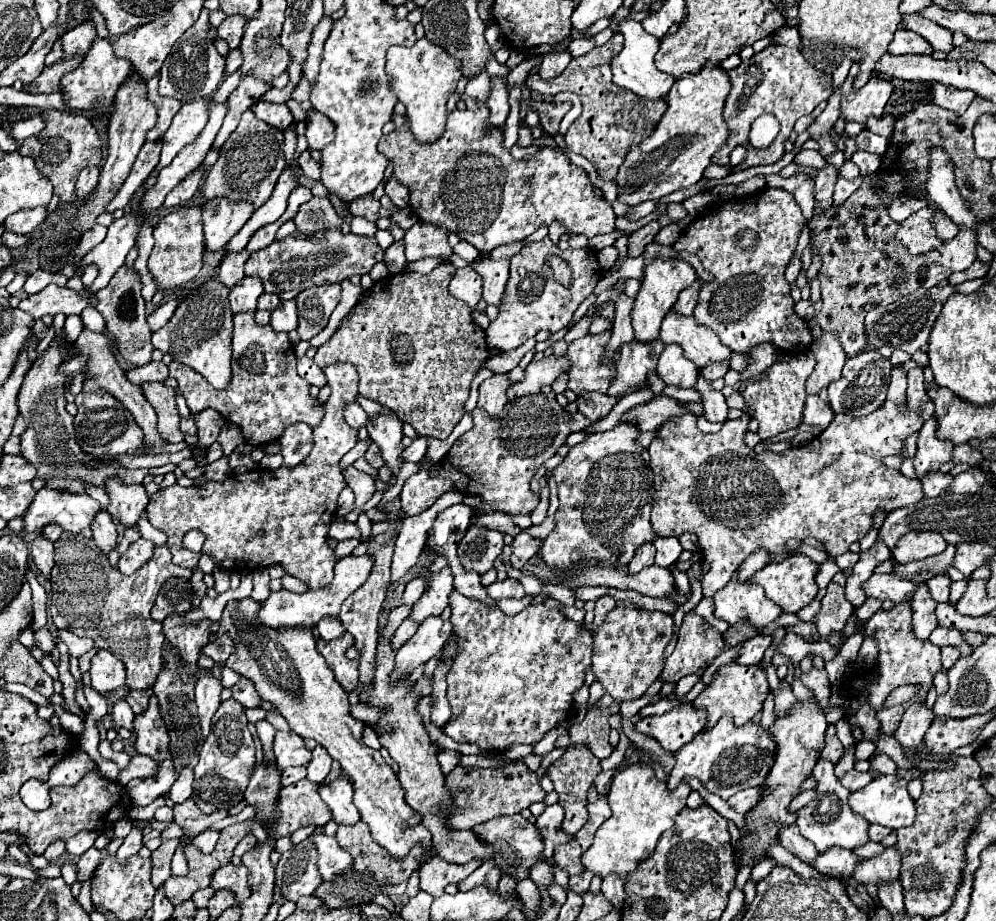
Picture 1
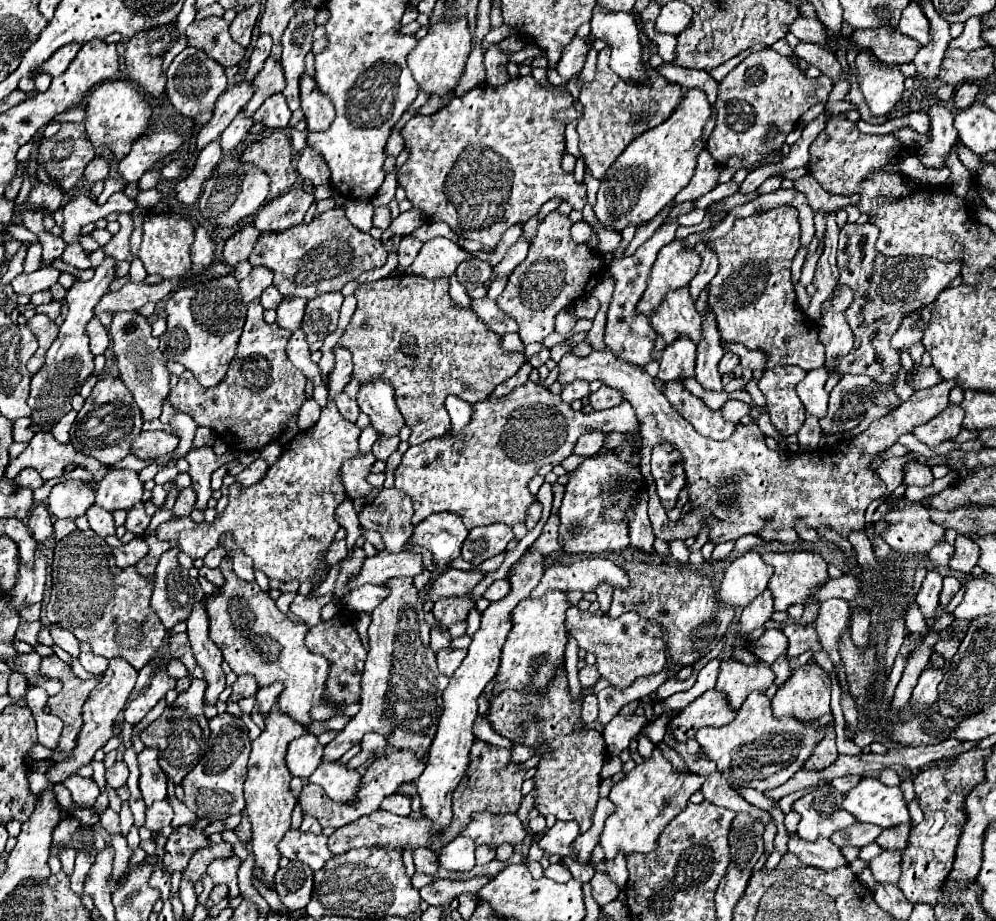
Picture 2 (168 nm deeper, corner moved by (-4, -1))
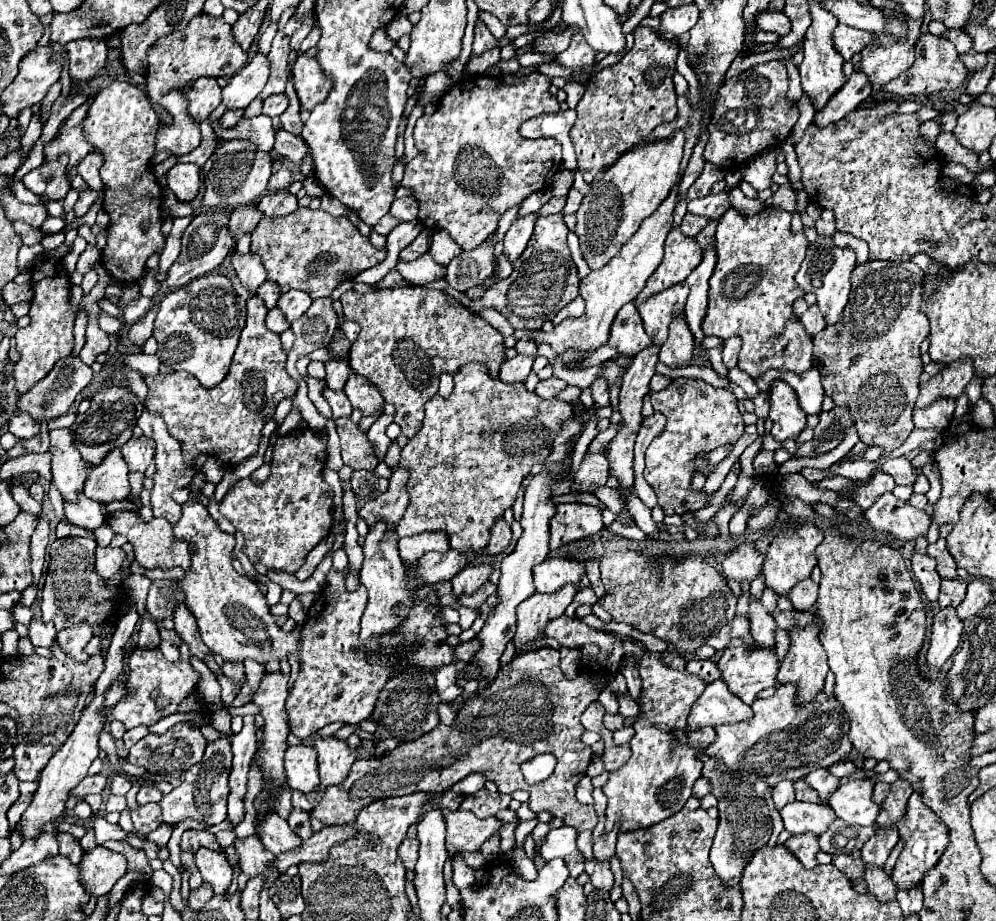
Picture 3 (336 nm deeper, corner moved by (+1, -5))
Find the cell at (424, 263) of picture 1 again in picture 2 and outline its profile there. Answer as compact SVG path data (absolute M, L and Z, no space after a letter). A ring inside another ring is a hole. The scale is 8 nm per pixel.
M520 237L520 239L516 241L516 245L508 249L506 257L504 257L498 265L492 267L492 279L506 279L506 277L526 259L528 247L530 247L530 243L528 243L524 237Z

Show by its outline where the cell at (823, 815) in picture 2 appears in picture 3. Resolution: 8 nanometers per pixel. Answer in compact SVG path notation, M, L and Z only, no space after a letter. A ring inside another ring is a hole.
M793 801L787 803L781 811L785 829L789 833L805 833L811 831L815 835L825 833L829 823L835 819L835 813L829 805L817 805L817 803L803 803L803 801Z

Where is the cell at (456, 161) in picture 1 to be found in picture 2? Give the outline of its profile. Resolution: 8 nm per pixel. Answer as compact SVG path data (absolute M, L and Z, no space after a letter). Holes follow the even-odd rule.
M532 75L512 79L498 89L482 83L462 97L452 97L452 101L434 115L414 115L406 127L402 127L400 135L404 137L404 147L410 155L400 167L398 183L404 187L408 201L412 201L428 221L444 221L458 237L476 239L484 249L494 249L512 225L524 225L554 197L570 203L572 209L582 211L588 203L586 185L578 183L574 173L562 169L566 125L564 121L554 119L554 115L568 109L572 101L568 91L542 89Z

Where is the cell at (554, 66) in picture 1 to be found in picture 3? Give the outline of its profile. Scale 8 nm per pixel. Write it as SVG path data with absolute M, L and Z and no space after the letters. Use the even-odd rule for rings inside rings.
M575 31L571 35L571 43L567 47L567 51L557 55L557 61L563 63L567 69L575 69L575 67L587 67L595 63L595 55L597 51L589 49L589 45L585 45L585 39L581 37L581 31Z

